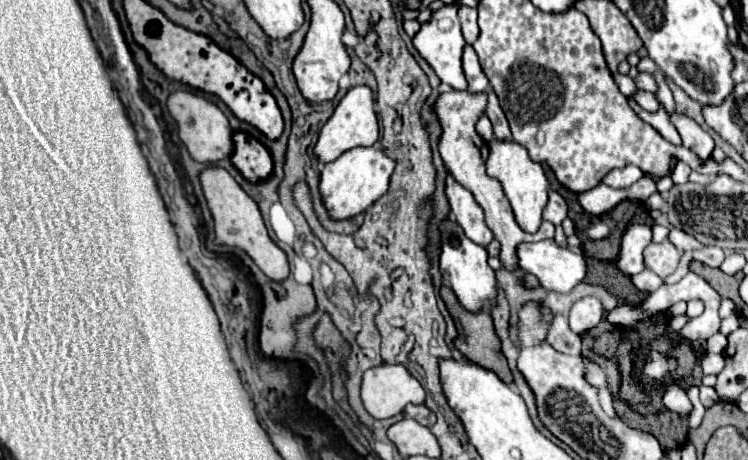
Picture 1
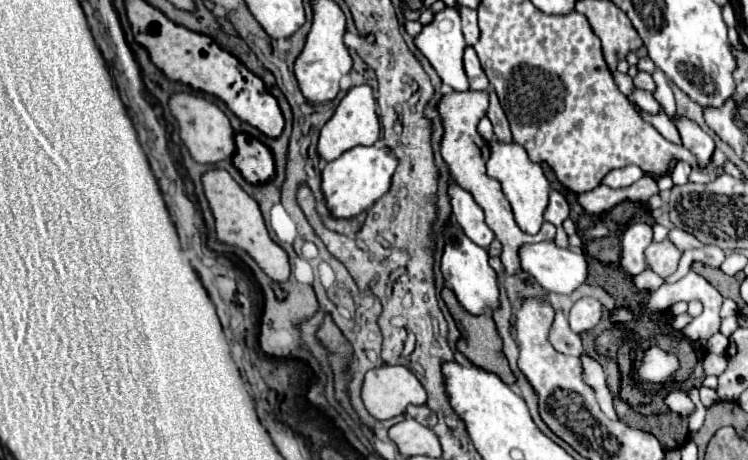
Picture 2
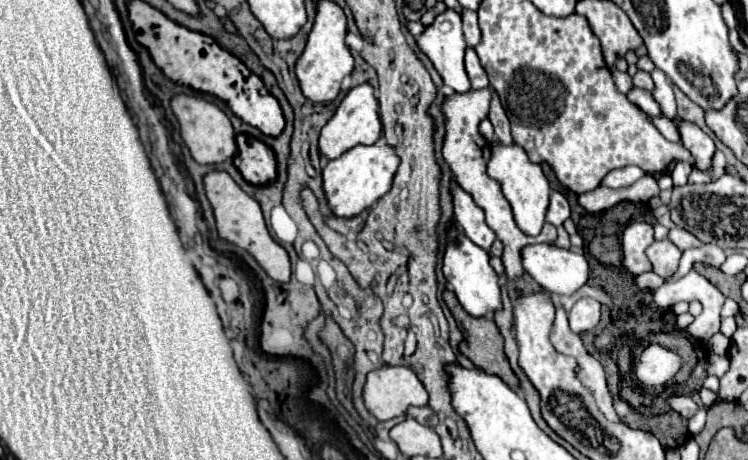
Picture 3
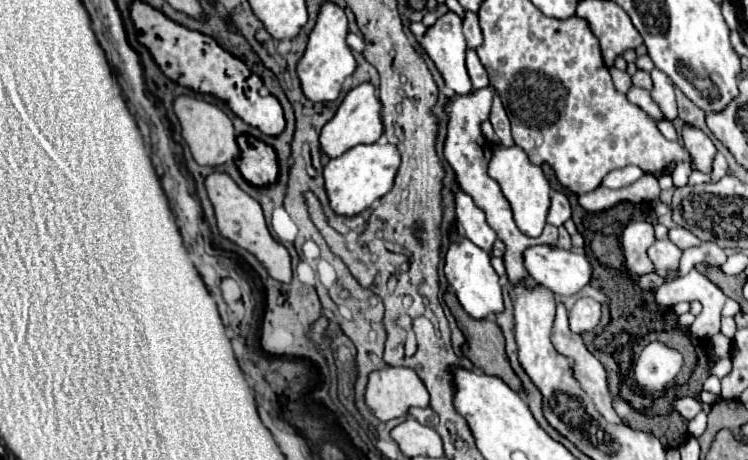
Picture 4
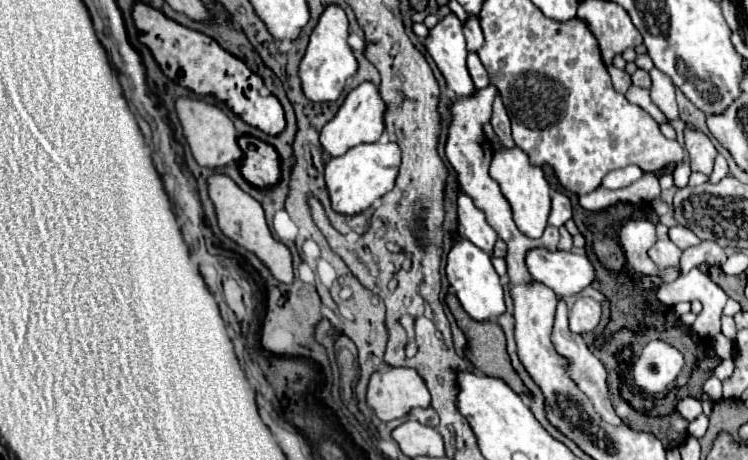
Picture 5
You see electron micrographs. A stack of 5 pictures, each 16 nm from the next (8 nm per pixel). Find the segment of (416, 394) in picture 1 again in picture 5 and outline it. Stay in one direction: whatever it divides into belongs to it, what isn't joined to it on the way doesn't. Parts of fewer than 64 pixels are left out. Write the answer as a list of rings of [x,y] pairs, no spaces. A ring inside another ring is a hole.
[[[386,368],[372,374],[368,384],[368,406],[382,422],[408,416],[412,408],[430,408],[430,392],[414,368]]]

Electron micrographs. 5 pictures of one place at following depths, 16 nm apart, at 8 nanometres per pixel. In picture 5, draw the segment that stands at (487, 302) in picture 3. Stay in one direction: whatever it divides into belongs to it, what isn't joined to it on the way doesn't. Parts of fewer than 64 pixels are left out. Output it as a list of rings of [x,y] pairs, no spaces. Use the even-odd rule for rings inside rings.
[[[456,232],[452,236],[452,240],[454,240],[454,244],[448,254],[446,276],[448,276],[452,290],[456,292],[458,300],[460,300],[460,304],[478,322],[498,320],[506,312],[506,304],[504,304],[504,288],[500,284],[500,276],[496,274],[496,270],[492,266],[490,256],[486,252],[480,252],[480,248],[476,248],[460,232]]]

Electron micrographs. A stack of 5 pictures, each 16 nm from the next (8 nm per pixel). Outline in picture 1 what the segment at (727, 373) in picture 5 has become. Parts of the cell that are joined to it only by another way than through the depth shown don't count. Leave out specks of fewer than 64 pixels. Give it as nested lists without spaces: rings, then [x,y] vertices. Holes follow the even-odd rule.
[[[706,352],[706,354],[702,354],[700,364],[702,364],[704,374],[720,374],[720,372],[722,372],[722,368],[724,368],[724,356]]]

